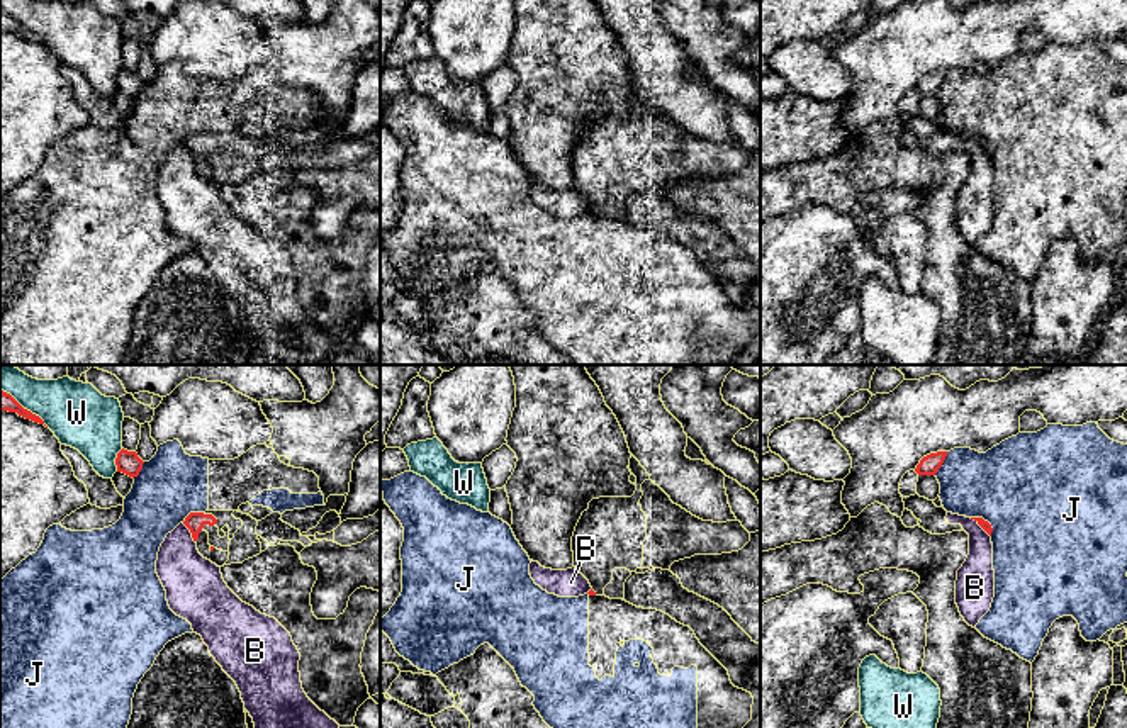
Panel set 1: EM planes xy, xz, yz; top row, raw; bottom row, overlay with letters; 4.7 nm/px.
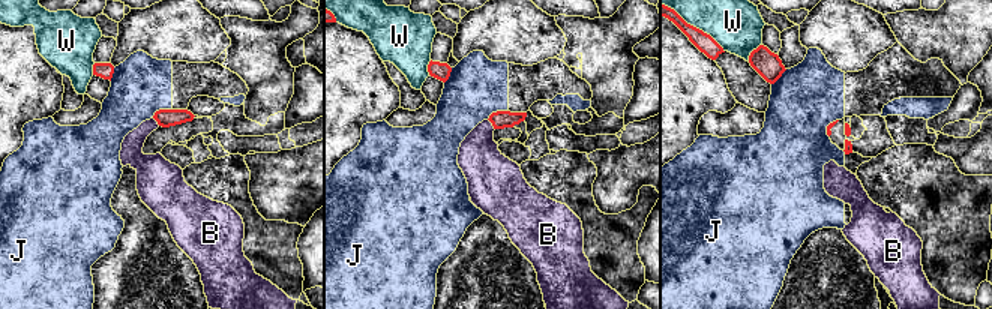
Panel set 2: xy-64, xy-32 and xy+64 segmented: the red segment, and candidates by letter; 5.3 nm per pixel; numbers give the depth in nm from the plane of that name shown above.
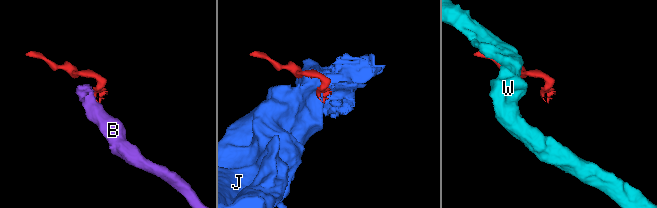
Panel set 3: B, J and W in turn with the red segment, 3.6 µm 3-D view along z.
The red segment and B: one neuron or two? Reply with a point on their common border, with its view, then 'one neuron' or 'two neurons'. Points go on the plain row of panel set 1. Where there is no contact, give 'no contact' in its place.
xy (190, 151) | two neurons

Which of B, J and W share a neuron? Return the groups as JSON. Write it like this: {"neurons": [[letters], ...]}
{"neurons": [["B"], ["J"], ["W"]]}

